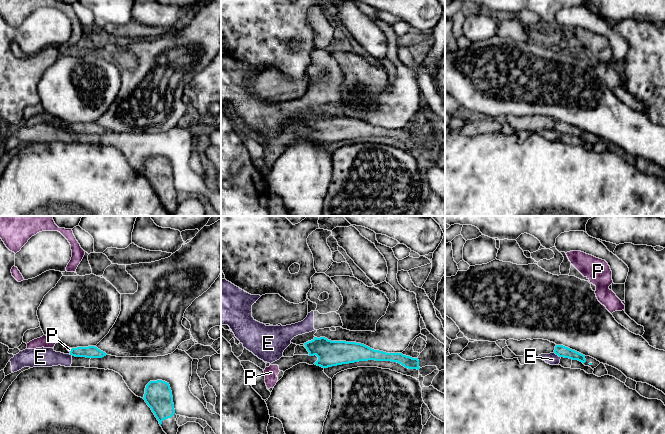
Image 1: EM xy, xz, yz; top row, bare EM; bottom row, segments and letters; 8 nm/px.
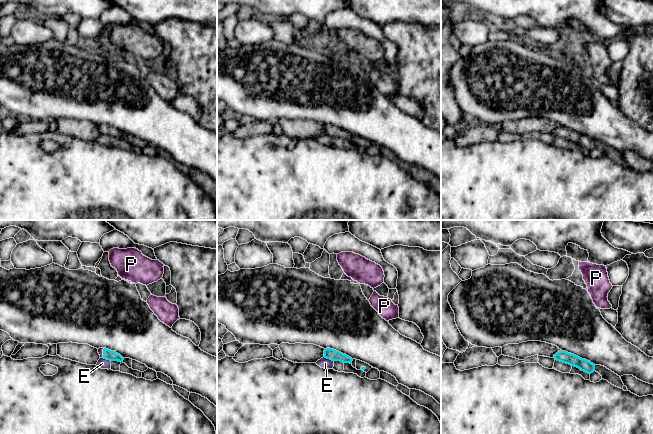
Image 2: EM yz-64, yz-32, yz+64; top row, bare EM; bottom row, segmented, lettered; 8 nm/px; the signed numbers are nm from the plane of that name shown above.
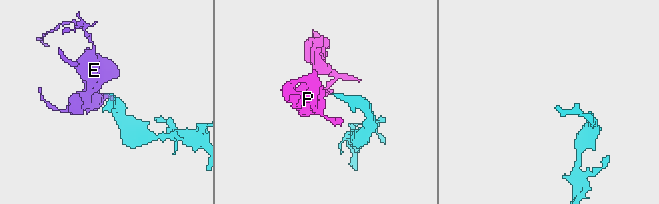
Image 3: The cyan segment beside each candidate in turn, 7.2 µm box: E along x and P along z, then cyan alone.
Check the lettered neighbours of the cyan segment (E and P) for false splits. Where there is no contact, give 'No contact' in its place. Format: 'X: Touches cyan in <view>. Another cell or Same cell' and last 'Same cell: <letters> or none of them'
E: Touches cyan in yz. Another cell
P: Touches cyan in xy. Same cell
Same cell: P

